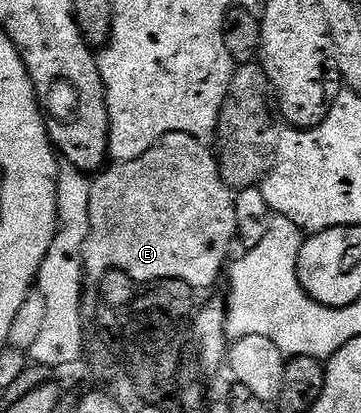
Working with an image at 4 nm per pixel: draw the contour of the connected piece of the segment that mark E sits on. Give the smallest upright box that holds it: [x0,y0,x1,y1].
[83,133,237,291]

